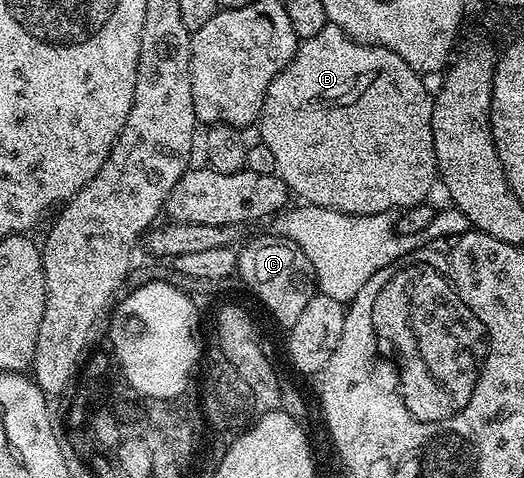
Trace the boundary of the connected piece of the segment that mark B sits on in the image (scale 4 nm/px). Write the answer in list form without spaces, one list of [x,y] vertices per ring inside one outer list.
[[[328,24],[314,38],[300,40],[295,56],[291,62],[270,82],[270,90],[264,99],[264,109],[260,112],[258,129],[259,139],[274,153],[276,170],[281,180],[288,186],[289,193],[301,196],[301,201],[316,204],[320,208],[329,208],[335,212],[345,212],[351,216],[373,216],[379,212],[391,213],[392,208],[403,210],[412,208],[415,204],[425,203],[429,199],[428,191],[432,183],[437,183],[438,169],[436,166],[436,151],[432,141],[432,102],[430,88],[423,84],[421,73],[415,72],[398,54],[375,44],[362,44],[352,36],[348,36],[338,26]]]

